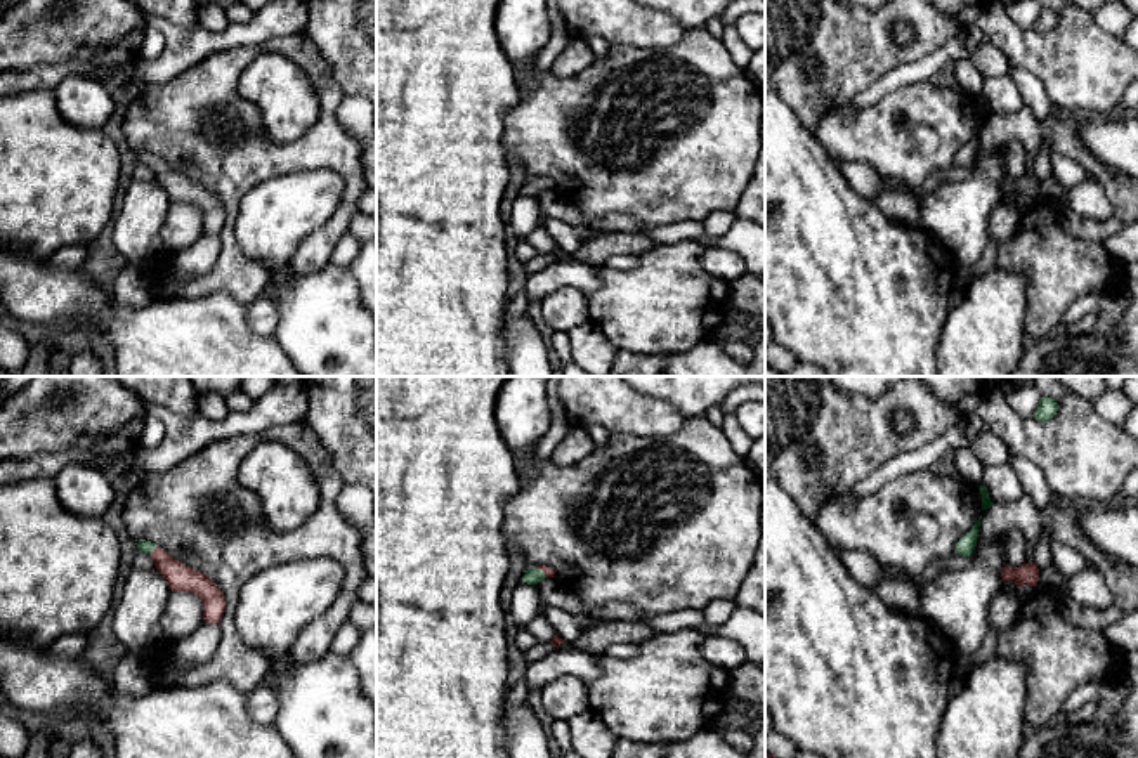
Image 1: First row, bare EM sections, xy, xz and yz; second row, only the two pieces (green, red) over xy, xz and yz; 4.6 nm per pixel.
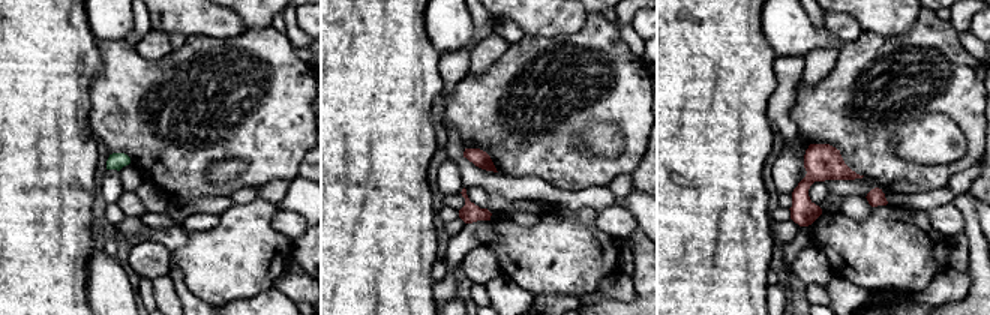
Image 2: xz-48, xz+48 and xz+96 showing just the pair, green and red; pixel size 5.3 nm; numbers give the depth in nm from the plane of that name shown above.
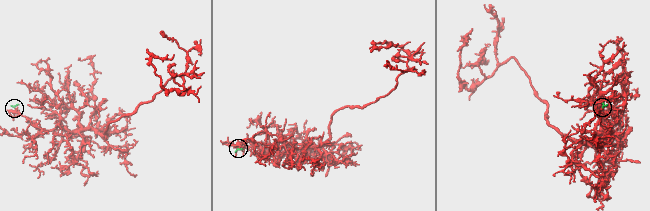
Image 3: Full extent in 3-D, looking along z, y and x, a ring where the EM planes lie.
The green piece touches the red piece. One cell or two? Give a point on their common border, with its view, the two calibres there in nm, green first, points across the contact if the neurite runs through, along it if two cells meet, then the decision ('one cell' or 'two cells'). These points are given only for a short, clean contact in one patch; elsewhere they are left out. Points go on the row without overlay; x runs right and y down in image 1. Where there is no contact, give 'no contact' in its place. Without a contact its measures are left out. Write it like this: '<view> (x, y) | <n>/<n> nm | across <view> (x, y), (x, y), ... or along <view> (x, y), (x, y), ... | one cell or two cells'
xy (151, 162) | 60/130 nm | across xy (146, 158), (151, 162), (179, 188) | one cell

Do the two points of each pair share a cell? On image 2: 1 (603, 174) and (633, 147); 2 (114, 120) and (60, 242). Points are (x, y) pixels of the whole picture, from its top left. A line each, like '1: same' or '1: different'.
1: same
2: different

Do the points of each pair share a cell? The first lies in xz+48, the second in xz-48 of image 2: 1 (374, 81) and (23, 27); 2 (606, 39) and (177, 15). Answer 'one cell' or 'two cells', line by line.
1: one cell
2: two cells

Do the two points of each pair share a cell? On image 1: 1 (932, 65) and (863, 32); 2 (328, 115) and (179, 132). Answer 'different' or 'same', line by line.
1: different
2: same

